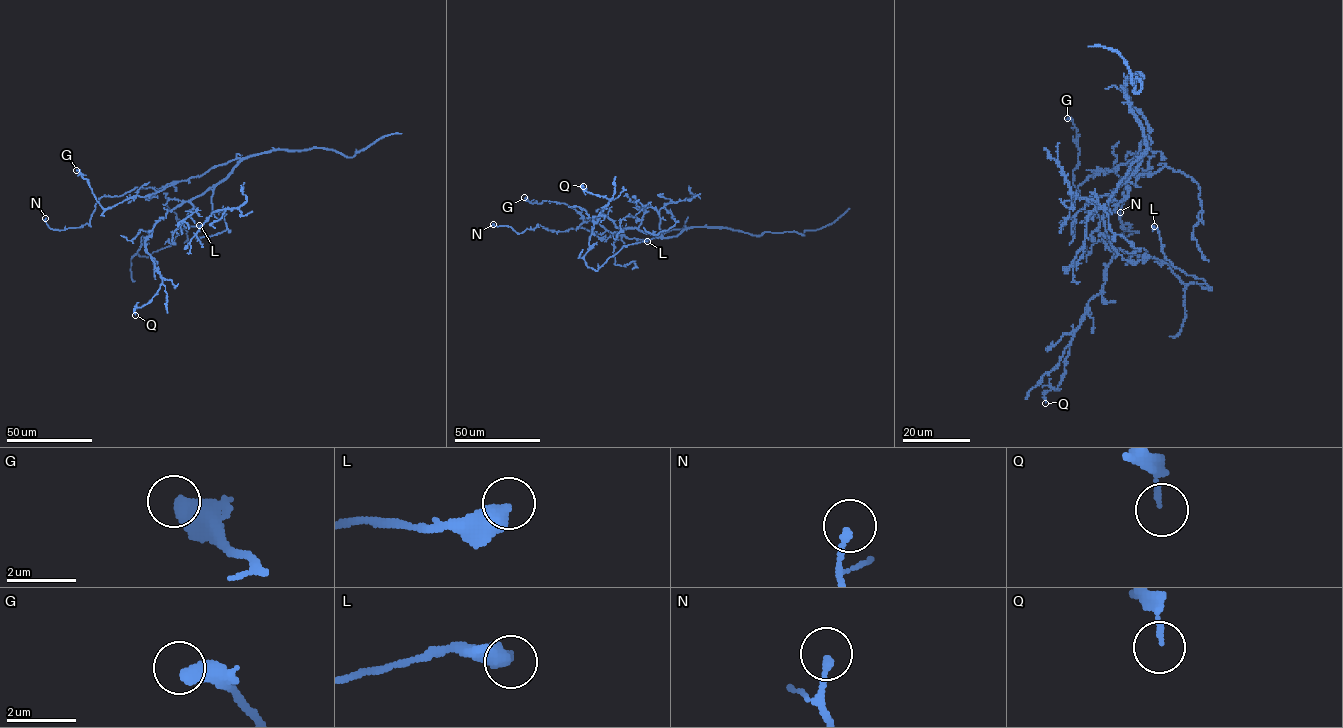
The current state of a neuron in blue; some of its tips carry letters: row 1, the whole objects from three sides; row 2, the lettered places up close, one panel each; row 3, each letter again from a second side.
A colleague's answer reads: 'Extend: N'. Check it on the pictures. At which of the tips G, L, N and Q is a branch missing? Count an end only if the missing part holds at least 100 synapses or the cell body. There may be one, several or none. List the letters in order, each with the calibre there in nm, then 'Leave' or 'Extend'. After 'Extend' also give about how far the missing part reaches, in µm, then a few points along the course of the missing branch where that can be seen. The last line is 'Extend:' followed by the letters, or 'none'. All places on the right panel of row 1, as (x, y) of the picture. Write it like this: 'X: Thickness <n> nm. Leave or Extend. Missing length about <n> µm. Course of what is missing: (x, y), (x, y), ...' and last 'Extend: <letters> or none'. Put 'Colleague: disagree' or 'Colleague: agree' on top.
Colleague: disagree
G: Thickness 550 nm. Leave
L: Thickness 500 nm. Leave
N: Thickness 190 nm. Leave
Q: Thickness 110 nm. Leave
Extend: none

